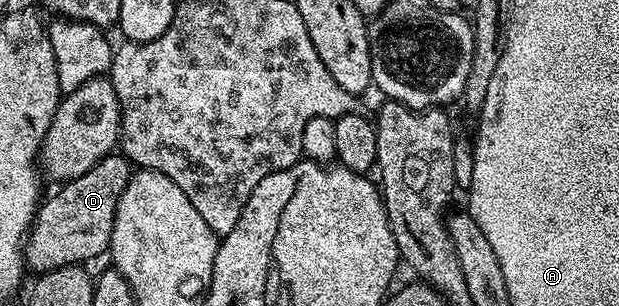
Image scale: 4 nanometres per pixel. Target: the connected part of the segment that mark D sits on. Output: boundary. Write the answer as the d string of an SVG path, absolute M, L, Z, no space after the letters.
M111 154L104 157L88 174L67 180L55 196L47 195L41 201L38 215L30 226L24 241L24 264L34 274L51 272L69 264L85 265L85 260L105 257L110 250L112 226L116 218L116 206L124 186L128 186L132 165L125 156Z

